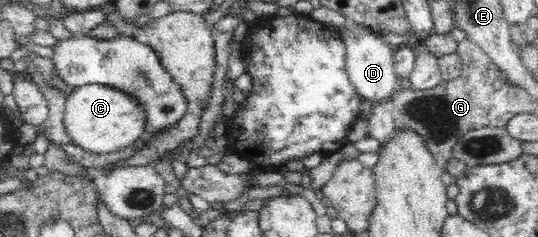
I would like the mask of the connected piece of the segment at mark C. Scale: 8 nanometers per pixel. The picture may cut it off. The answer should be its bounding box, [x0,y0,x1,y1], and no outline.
[63,84,146,154]

